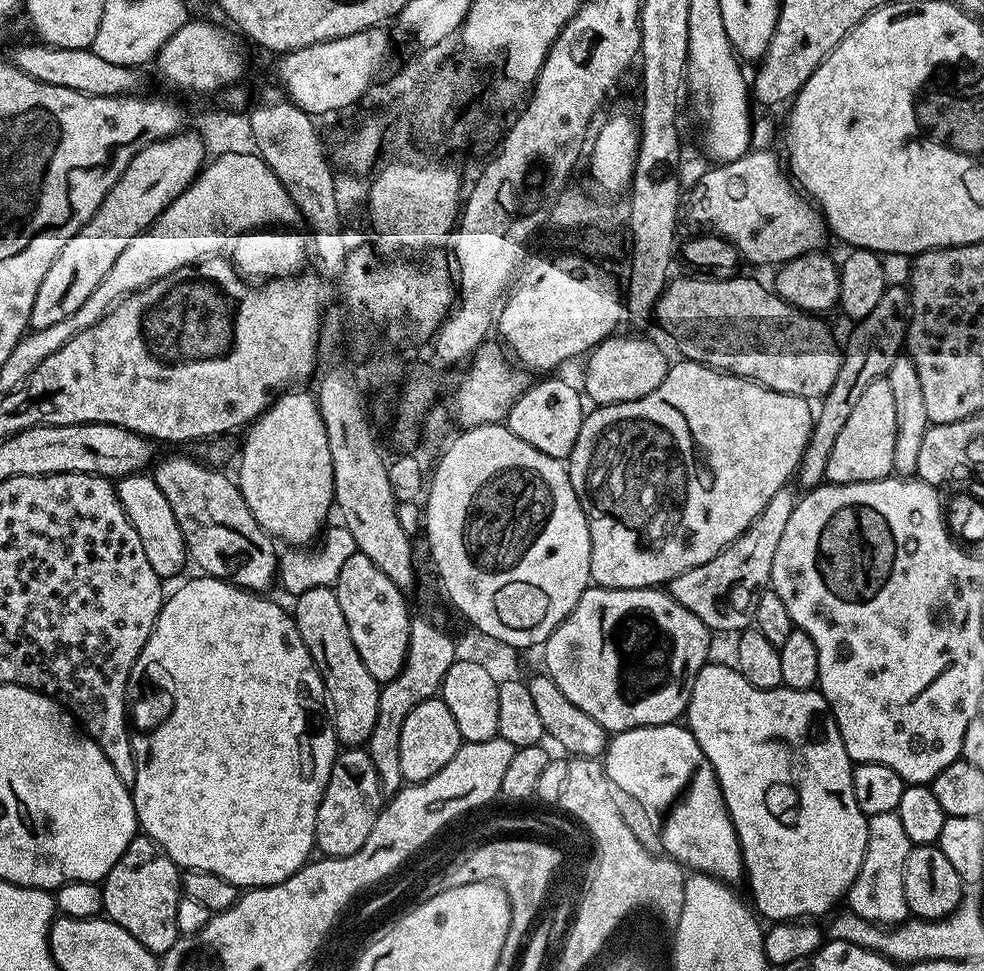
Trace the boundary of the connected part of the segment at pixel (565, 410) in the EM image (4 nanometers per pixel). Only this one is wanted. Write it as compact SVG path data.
M546 378L537 379L522 394L522 398L514 402L506 417L506 426L518 434L522 442L530 442L534 450L542 450L542 454L555 460L567 461L568 455L574 450L574 442L578 442L578 430L582 430L586 415L585 401L577 385L575 388L564 380L542 379Z

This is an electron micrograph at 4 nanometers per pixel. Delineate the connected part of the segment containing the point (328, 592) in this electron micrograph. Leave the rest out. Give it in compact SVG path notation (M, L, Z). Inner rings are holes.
M335 587L306 588L299 593L294 607L294 619L306 650L310 650L316 669L324 680L327 703L330 705L332 724L336 727L336 738L344 746L367 745L378 719L378 698L381 685L366 670L362 657L350 638L350 629L338 606Z

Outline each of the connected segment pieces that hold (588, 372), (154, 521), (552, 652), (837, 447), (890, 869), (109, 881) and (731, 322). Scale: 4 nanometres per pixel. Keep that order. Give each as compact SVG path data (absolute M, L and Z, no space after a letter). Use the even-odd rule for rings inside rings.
M644 334L620 335L609 336L607 340L587 353L588 365L584 368L582 392L589 401L593 400L591 402L593 405L621 404L646 398L646 394L662 386L662 378L666 378L668 373L670 360L664 357L663 350L654 341L647 340Z
M148 474L122 476L115 481L115 485L118 498L130 518L134 530L138 530L138 538L142 538L142 550L146 550L146 558L150 562L150 567L154 569L154 574L160 576L161 581L168 582L171 576L176 576L183 570L184 563L187 565L190 557L184 535L178 526L178 518L174 518L174 510L170 510L170 502L166 502L166 494L162 494L162 490L158 490L155 480Z
M589 586L578 606L542 645L543 671L574 706L586 710L609 733L679 721L687 713L694 678L708 661L709 628L667 591Z
M885 378L870 382L849 415L844 429L834 441L834 450L826 462L825 481L830 484L874 482L893 475L894 442L898 434L894 398L890 382Z
M895 811L868 817L866 858L862 858L862 870L858 870L858 878L854 878L846 897L847 907L858 914L858 918L866 918L871 924L881 926L895 926L909 919L902 870L906 870L906 858L912 847L910 838L906 838L902 818L898 818Z
M137 834L126 846L122 858L114 862L110 874L102 881L104 890L103 915L109 920L113 920L122 930L127 930L129 934L134 934L146 950L163 954L174 946L174 942L180 936L178 930L178 902L182 898L182 870L178 865L164 853L158 845L148 836Z
M743 274L727 278L688 275L692 276L673 279L669 283L656 303L654 313L655 323L660 323L676 339L681 357L705 364L708 368L719 368L732 376L755 380L770 390L803 396L809 402L819 401L830 390L830 386L834 386L834 378L838 378L840 369L842 348L838 340L836 344L831 330L820 321L823 319L801 312L776 295L771 287L763 288L758 281Z

